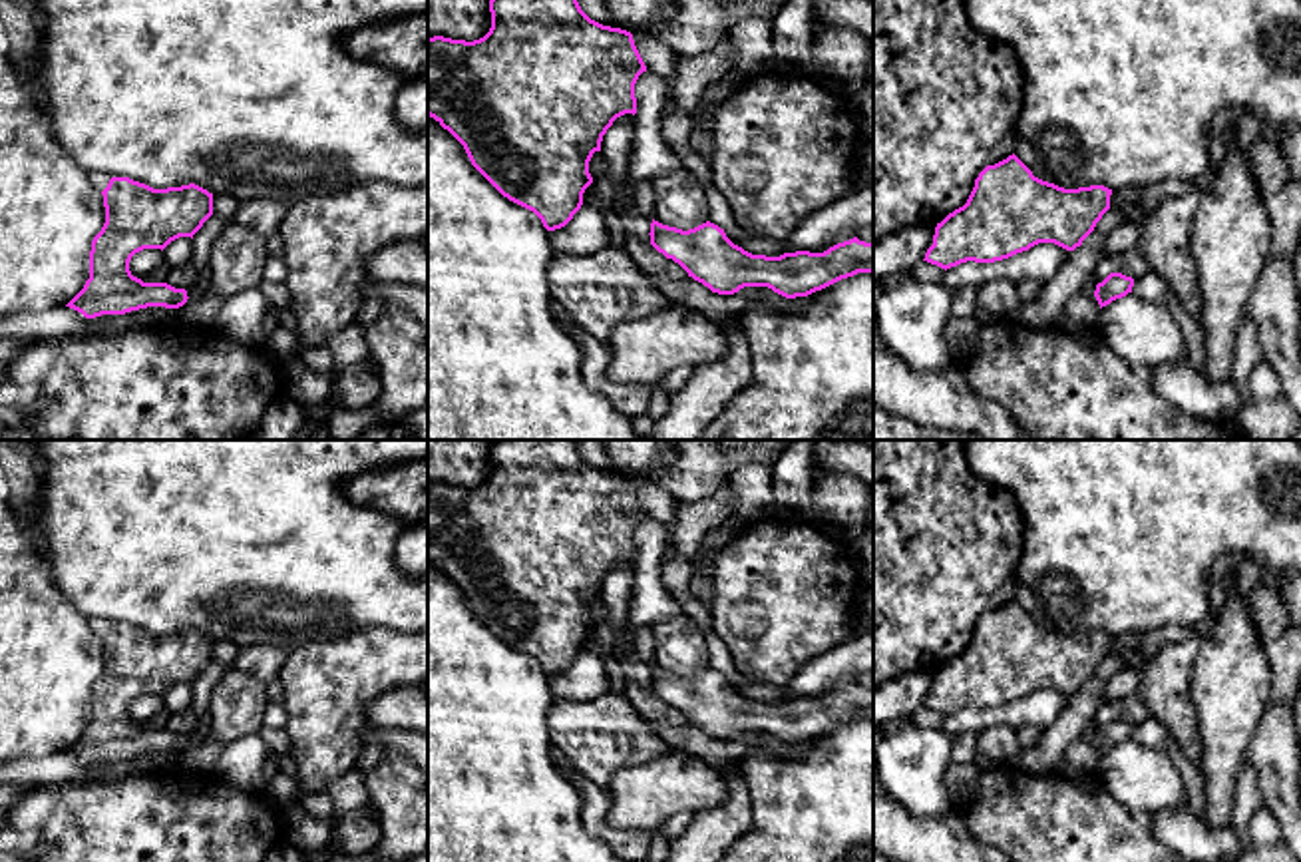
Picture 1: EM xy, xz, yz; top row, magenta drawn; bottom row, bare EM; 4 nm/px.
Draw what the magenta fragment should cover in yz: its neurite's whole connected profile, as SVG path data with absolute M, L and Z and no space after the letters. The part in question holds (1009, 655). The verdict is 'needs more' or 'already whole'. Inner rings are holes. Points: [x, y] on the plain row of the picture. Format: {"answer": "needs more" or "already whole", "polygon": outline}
{"answer": "already whole", "polygon": "M1013 599L987 611L967 649L935 673L925 705L941 715L995 709L1054 689L1074 697L1110 655L1112 635L1064 635L1042 627Z"}

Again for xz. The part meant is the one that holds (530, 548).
{"answer": "already whole", "polygon": "M491 440L491 474L473 488L428 484L428 561L465 595L471 611L509 647L533 657L547 677L565 673L593 629L589 607L613 567L637 559L635 530L647 512L633 480L591 466L575 440Z"}

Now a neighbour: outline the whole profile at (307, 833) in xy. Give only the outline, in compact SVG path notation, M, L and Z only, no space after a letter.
M300 802L280 812L282 842L304 854L320 856L320 852L332 840L334 826L334 814L330 818L318 818L310 814Z

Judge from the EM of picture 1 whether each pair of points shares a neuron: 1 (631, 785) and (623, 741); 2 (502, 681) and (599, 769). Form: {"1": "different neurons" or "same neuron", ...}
{"1": "different neurons", "2": "different neurons"}

